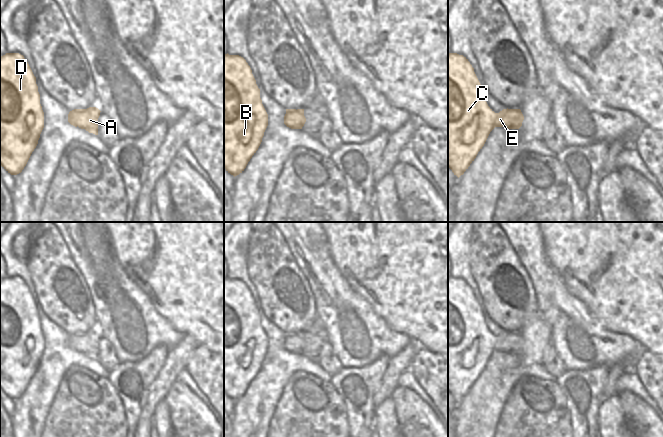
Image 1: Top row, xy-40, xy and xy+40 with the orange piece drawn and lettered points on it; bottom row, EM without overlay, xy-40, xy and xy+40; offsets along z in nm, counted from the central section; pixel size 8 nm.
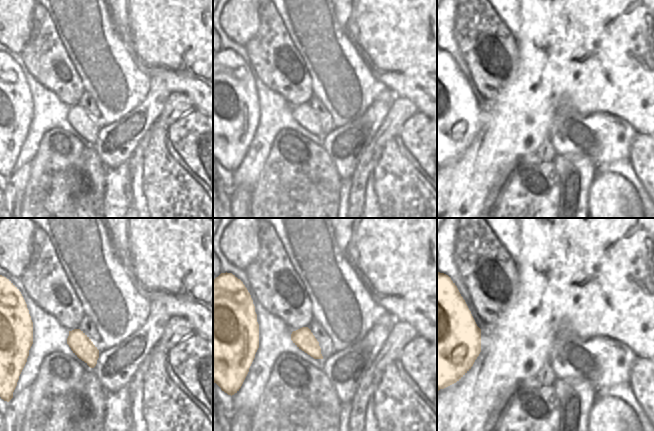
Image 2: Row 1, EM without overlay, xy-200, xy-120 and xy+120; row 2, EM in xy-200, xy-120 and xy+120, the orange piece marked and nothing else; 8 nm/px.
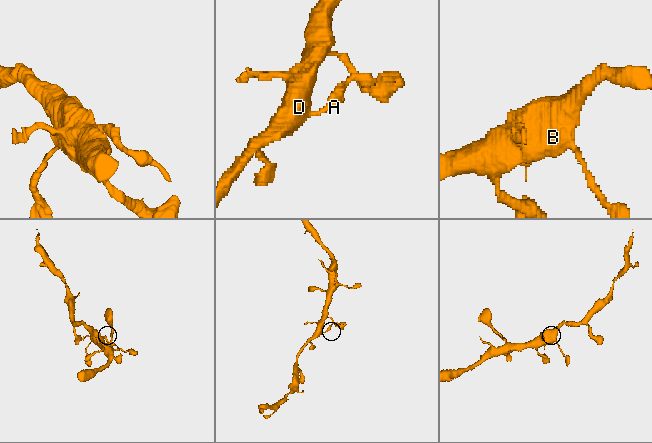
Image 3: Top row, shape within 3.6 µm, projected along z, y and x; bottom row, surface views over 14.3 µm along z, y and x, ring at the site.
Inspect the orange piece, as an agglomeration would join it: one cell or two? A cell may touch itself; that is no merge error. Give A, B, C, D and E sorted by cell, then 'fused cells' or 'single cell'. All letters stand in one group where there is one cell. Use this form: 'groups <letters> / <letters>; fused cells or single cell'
groups A / B C D E; fused cells

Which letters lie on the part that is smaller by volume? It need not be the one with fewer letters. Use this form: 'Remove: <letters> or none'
Remove: A

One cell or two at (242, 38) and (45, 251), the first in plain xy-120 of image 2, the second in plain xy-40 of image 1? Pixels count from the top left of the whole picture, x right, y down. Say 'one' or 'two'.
two

